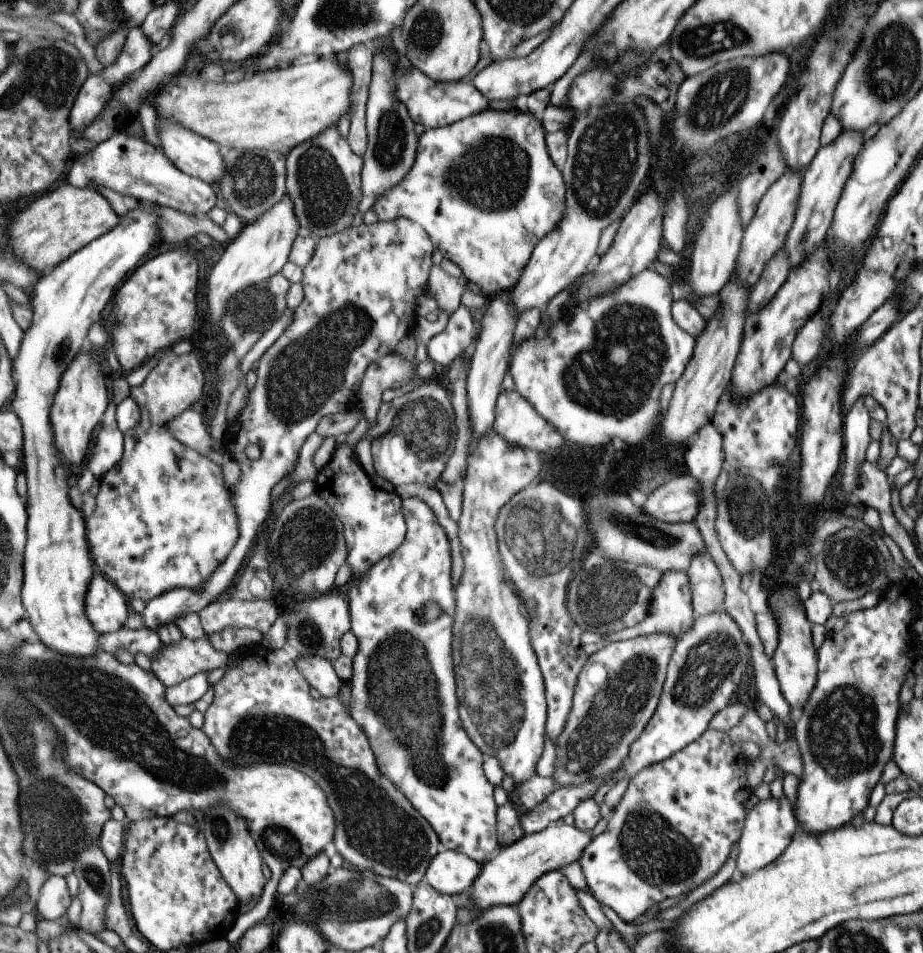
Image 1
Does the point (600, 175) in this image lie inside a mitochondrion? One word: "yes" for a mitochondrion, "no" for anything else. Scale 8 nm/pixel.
yes

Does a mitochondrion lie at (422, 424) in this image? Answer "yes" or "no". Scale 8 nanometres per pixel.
yes

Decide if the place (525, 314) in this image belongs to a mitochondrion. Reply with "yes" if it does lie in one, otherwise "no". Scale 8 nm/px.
no

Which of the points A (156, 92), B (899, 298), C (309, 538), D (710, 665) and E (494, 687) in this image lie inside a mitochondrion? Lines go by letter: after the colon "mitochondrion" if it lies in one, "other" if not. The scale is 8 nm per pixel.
A: other
B: other
C: mitochondrion
D: mitochondrion
E: mitochondrion

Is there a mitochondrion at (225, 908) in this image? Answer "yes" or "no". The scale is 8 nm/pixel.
no

